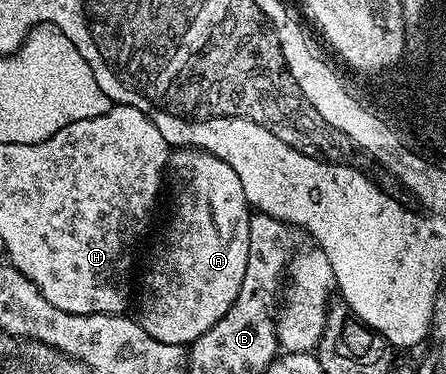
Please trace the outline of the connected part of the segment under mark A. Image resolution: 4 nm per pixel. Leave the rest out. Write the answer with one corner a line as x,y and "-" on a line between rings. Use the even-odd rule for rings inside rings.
198,148
172,149
169,154
165,178
169,183
169,190
171,186
171,219
168,220
167,227
164,228
163,235
160,236
159,243
155,246
151,267
143,274
143,291
140,294
138,291
137,294
137,302
139,298
137,320
145,328
145,332
149,332
149,336
153,336
153,340
186,347
188,344
196,342
205,332
209,332
209,328
213,328
213,324
217,324
217,320
221,320
221,316
225,316
225,312
229,312
233,300
237,300
237,296
241,292
241,280
245,280
245,264
249,264
249,224
253,207
247,201
245,188
241,188
241,180
237,177
237,172
233,172
233,168
229,164
225,164
225,160
213,156
208,150

